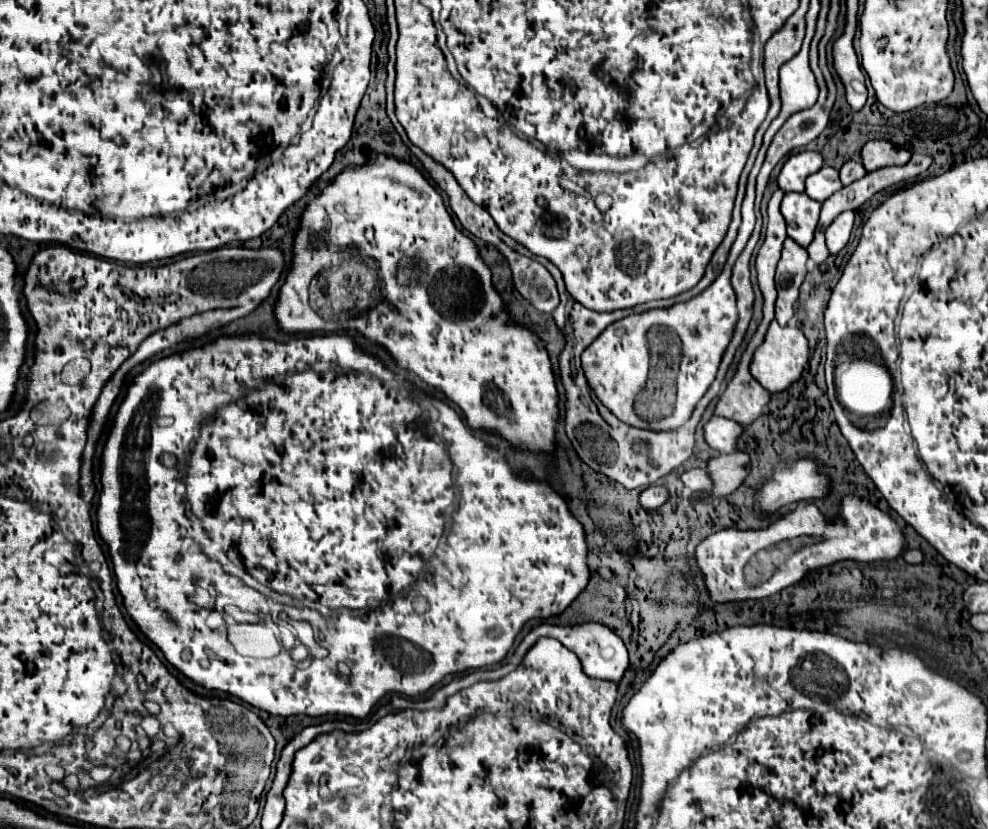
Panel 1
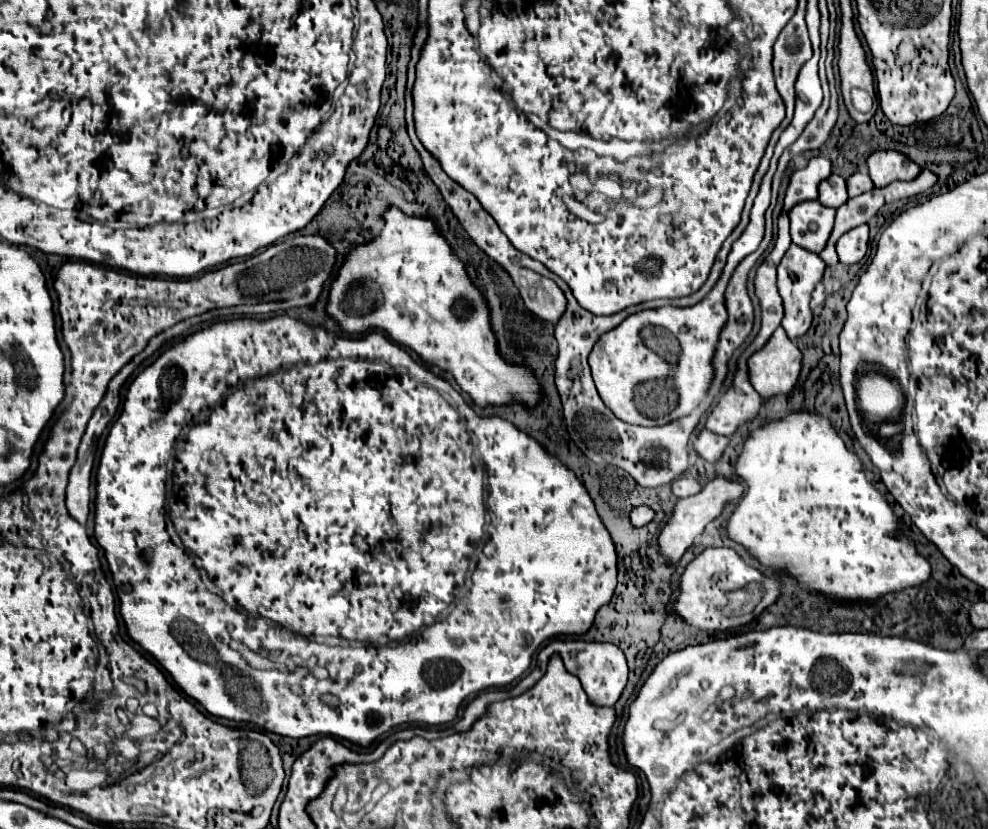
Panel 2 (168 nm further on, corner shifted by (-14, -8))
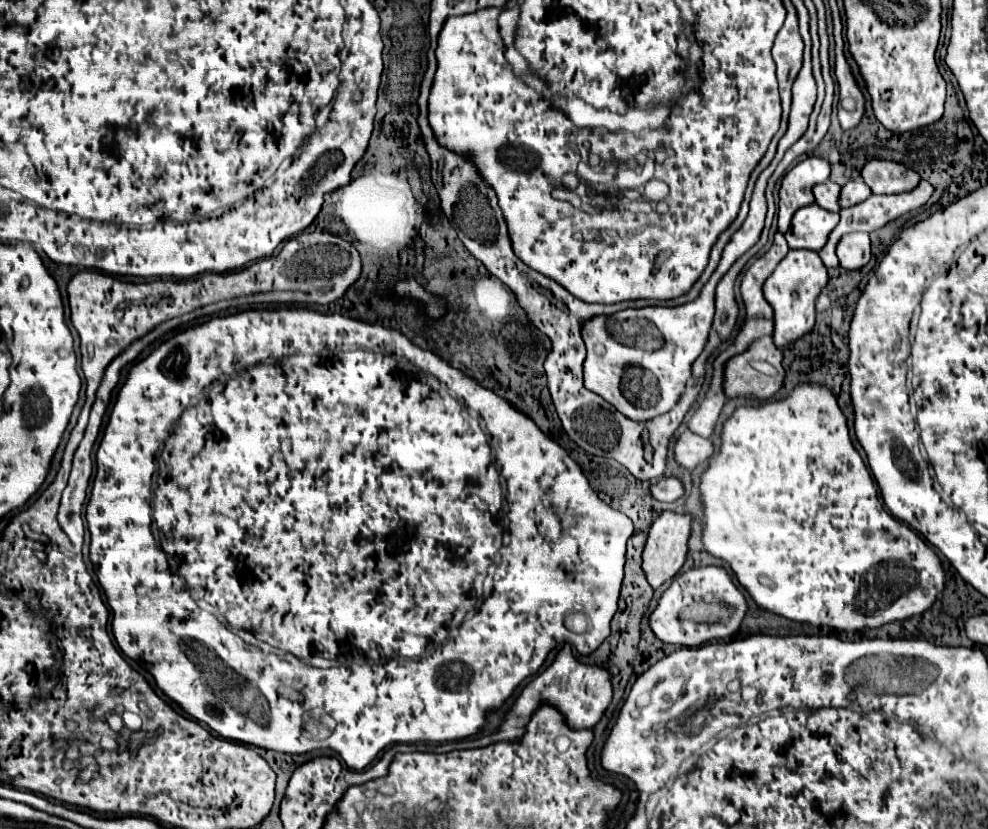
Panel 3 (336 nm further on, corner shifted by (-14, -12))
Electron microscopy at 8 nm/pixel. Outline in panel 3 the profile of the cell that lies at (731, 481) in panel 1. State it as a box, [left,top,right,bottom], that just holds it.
[642,511,692,589]

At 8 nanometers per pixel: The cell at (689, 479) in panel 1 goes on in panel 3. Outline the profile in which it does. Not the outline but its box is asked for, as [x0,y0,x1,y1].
[650,477,684,503]

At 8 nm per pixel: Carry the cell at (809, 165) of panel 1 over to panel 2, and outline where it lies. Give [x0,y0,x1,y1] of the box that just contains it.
[784,157,832,211]

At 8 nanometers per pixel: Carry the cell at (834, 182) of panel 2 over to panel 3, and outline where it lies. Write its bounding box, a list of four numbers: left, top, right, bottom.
[814,181,840,213]

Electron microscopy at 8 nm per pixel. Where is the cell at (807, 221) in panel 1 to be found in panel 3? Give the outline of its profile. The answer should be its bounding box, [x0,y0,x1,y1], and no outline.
[786,203,838,251]

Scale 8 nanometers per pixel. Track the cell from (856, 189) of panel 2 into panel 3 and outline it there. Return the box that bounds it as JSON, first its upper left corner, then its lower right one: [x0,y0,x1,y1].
[840,181,872,207]

